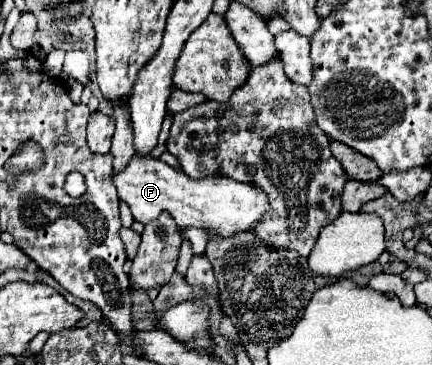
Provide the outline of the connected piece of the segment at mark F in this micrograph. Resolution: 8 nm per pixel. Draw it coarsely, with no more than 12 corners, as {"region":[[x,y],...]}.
{"region":[[151,156],[113,176],[133,218],[163,210],[179,230],[249,230],[263,190],[225,176],[191,180]]}

